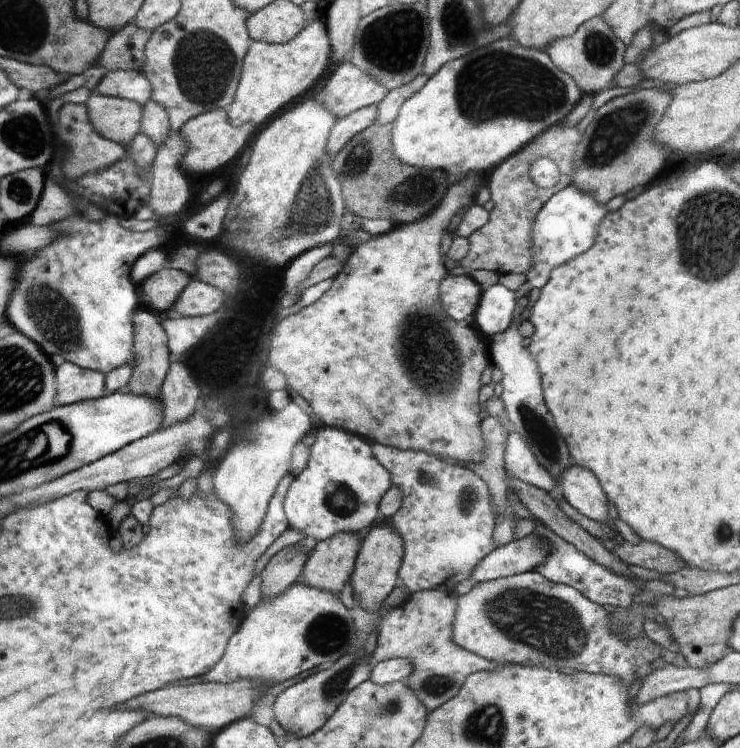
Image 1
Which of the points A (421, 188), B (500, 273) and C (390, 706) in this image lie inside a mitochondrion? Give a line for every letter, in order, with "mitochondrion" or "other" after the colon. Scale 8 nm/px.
A: mitochondrion
B: other
C: mitochondrion

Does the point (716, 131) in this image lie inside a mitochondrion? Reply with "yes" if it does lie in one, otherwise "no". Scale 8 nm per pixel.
no

